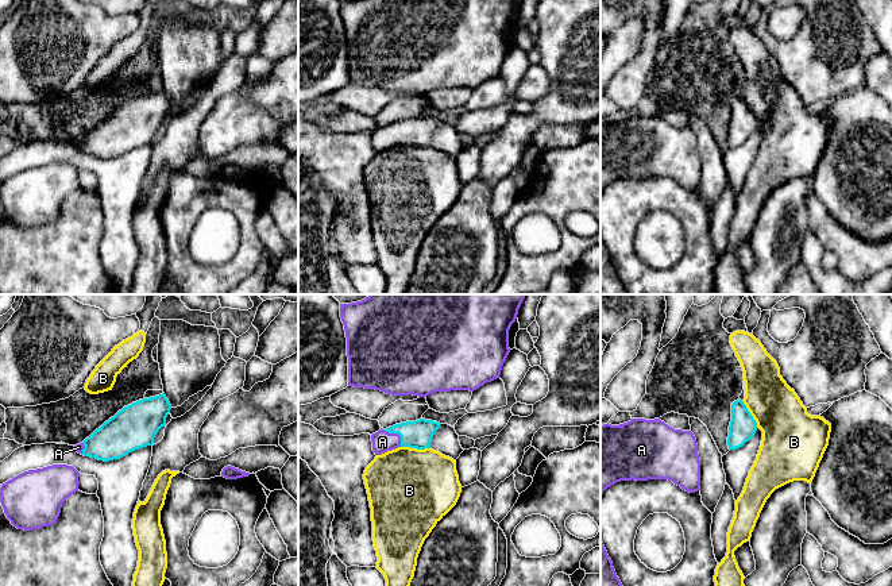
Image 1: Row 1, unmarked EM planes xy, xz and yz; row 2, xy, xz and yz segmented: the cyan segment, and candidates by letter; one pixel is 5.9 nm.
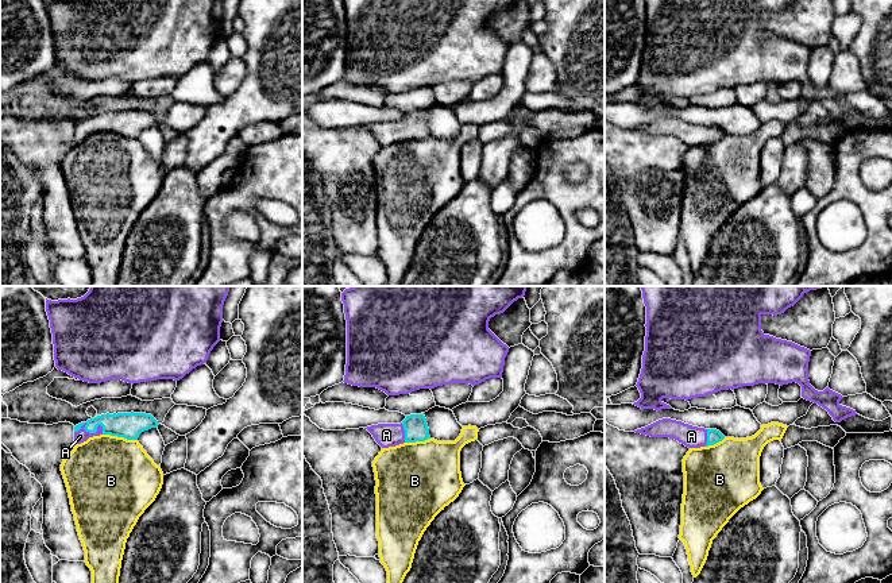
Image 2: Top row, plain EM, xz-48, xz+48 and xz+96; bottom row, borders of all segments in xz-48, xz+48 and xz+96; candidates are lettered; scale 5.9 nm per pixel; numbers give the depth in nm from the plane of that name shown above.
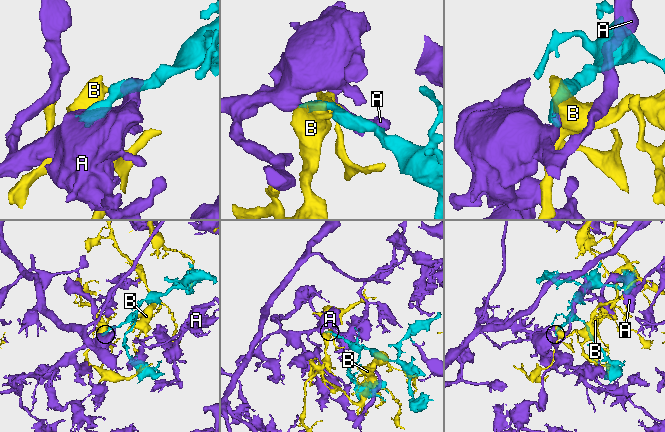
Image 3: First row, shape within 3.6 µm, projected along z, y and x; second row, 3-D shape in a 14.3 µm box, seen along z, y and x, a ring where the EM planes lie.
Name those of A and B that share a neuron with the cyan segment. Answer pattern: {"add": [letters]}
{"add": ["A"]}

